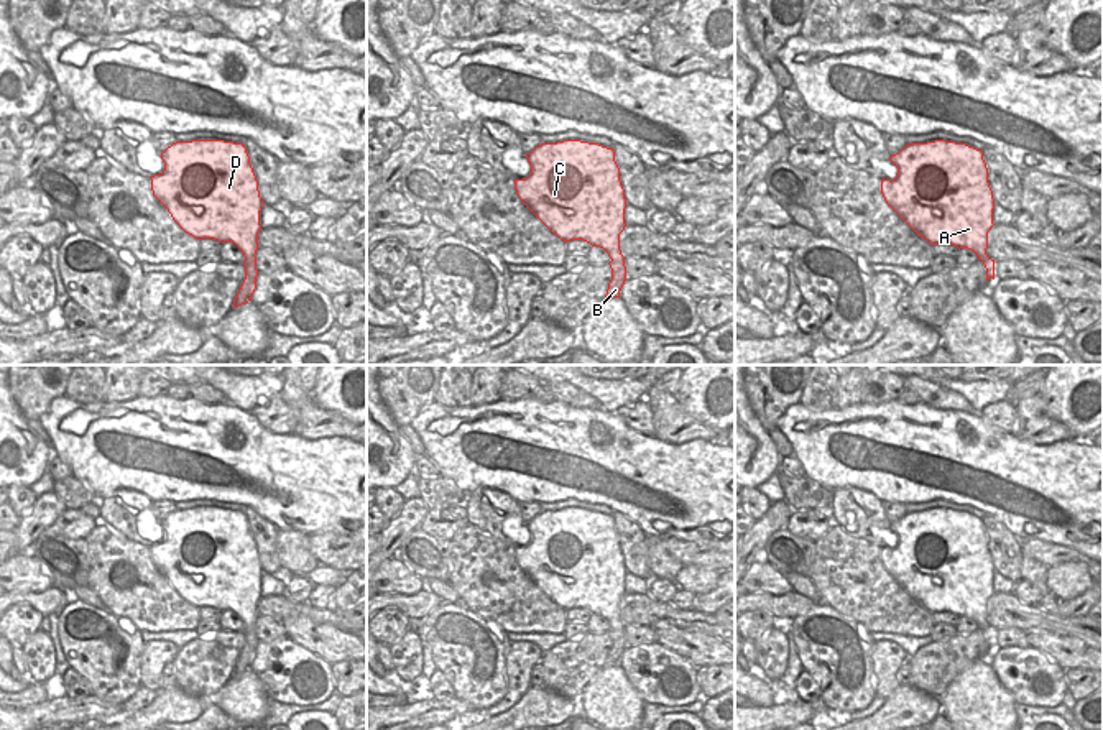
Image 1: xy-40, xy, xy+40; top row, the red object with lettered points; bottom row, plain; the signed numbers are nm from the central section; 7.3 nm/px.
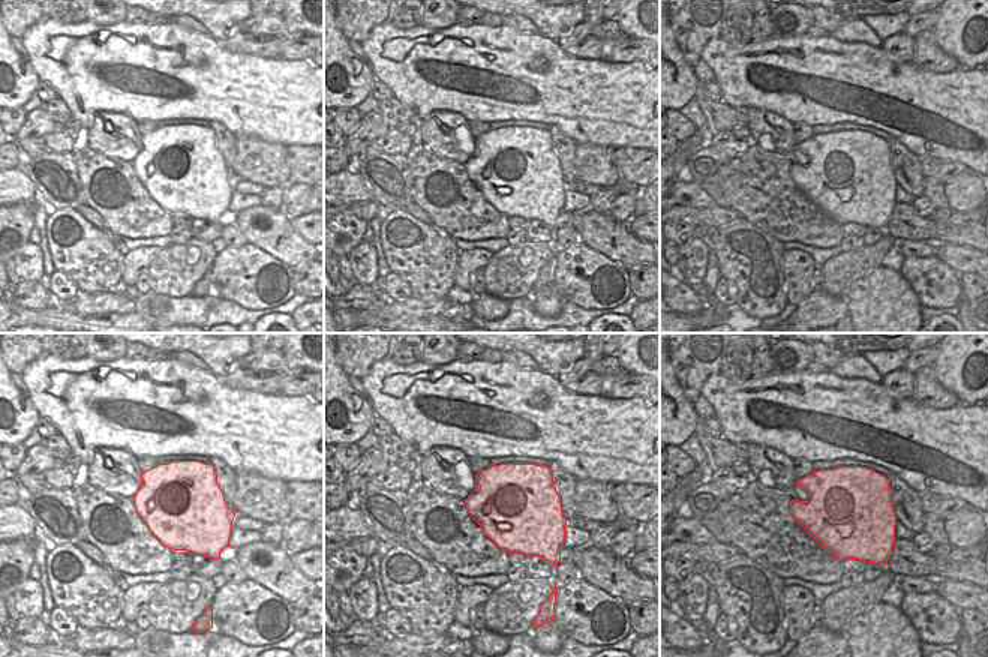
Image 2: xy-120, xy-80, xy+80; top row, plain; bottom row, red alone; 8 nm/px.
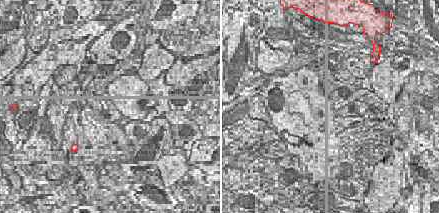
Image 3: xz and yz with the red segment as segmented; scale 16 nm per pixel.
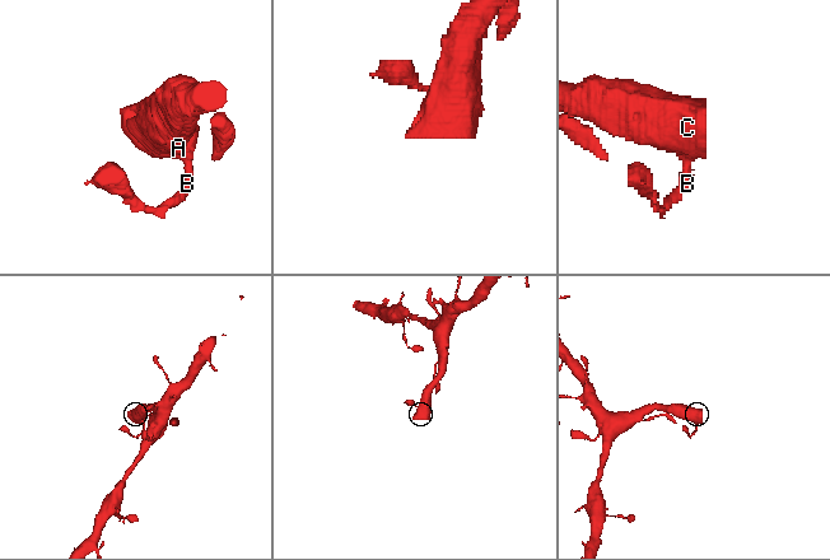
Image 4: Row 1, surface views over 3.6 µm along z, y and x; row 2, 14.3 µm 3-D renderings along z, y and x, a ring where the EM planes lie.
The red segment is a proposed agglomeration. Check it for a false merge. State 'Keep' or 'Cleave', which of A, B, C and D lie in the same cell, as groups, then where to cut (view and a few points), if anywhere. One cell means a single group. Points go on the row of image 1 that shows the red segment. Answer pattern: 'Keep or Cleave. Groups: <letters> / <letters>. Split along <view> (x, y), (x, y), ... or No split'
Cleave. Groups: A C D / B. Split along xy (622, 255), (612, 260).

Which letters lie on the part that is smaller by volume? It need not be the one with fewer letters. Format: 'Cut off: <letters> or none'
Cut off: B

